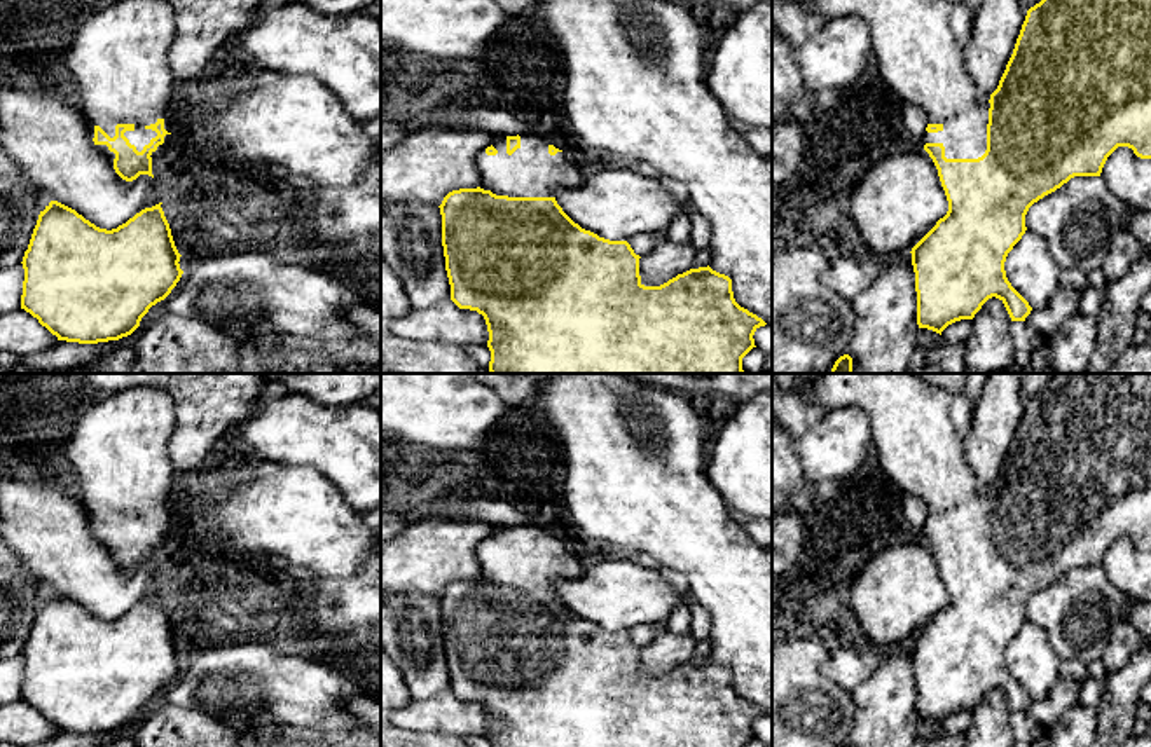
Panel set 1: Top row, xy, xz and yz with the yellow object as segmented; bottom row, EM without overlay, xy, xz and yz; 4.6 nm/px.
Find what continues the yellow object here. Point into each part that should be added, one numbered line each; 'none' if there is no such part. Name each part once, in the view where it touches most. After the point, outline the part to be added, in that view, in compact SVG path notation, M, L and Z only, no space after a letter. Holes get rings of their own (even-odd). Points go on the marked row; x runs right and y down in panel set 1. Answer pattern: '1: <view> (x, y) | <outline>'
1: xy (119, 56) | M162 0L105 2L80 21L66 52L66 66L75 77L79 93L77 108L89 124L91 138L94 138L96 126L114 138L117 124L133 124L134 129L126 131L124 136L141 152L157 136L148 126L162 119L168 134L150 157L155 159L176 141L171 124L171 103L178 99L178 80L168 63L175 30L173 9Z

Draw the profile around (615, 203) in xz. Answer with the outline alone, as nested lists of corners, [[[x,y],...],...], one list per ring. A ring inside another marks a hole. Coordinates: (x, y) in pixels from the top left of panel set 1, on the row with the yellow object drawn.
[[[627,162],[599,168],[582,187],[559,188],[554,197],[575,223],[610,241],[664,236],[674,216],[690,211],[688,202]]]

